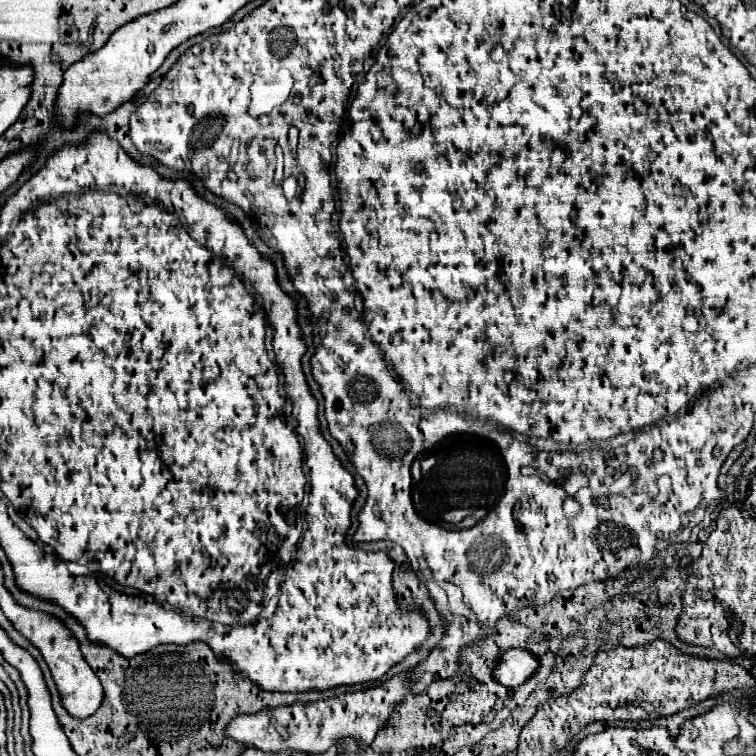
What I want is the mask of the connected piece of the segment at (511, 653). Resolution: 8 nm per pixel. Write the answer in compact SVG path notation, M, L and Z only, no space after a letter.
M504 650L494 668L494 678L506 688L516 688L524 684L538 668L538 660L526 650Z

